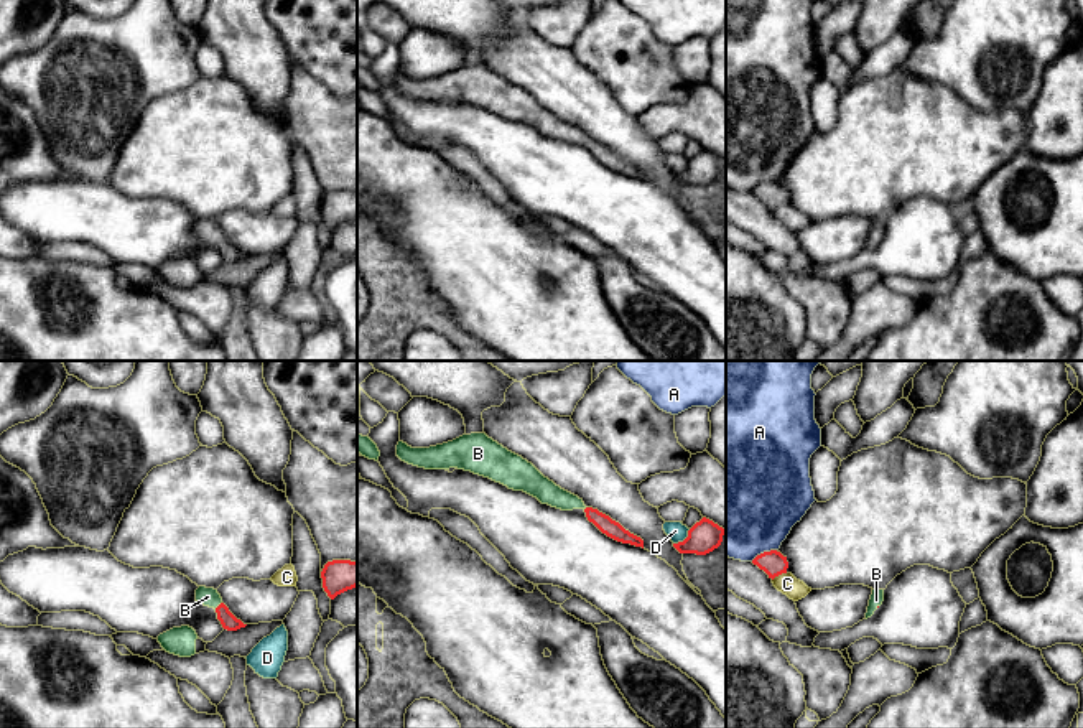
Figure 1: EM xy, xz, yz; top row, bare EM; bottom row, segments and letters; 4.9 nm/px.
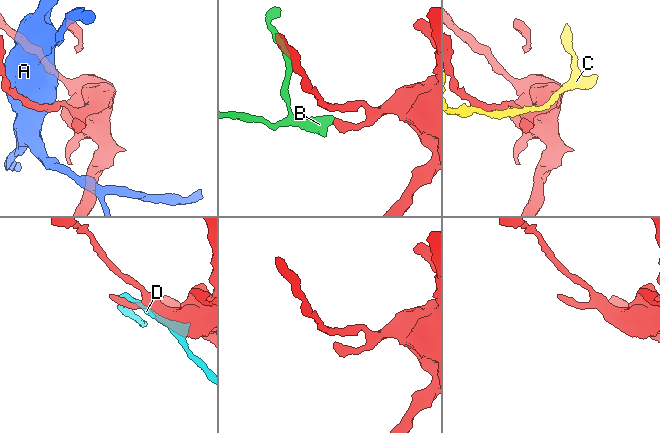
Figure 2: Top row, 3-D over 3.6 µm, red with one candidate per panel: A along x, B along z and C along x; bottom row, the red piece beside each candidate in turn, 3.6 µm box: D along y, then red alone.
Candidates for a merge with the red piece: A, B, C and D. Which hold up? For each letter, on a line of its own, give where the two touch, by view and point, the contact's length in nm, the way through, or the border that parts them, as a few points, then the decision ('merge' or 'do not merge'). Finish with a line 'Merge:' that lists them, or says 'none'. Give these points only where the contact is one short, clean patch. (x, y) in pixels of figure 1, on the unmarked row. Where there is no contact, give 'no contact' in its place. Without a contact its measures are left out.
A: meets red in yz at (764, 183); contact 140 nm long; do not merge
B: meets red in xy at (219, 236); contact 50 nm long; runs through xy (227, 251), (219, 236), (208, 228); merge
C: meets red in yz at (779, 205); contact 80 nm long; do not merge
D: meets red in xz at (685, 170); contact 120 nm long; do not merge
Merge: B

